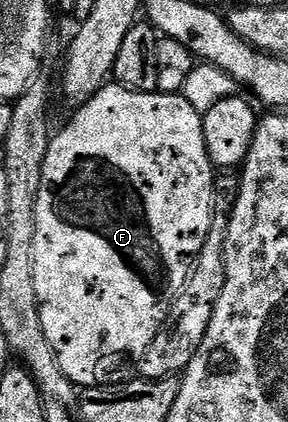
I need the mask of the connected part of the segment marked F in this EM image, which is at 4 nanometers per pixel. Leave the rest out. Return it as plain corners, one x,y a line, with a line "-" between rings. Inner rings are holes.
109,82
94,97
90,97
90,101
86,101
81,107
75,108
71,112
72,120
65,125
64,128
57,130
52,136
48,152
46,153
46,161
42,165
42,189
38,189
38,209
36,210
36,232
34,233
34,293
38,293
38,301
40,302
40,320
42,321
42,329
46,333
46,341
50,341
50,345
54,349
54,353
58,357
58,365
62,369
62,373
66,373
66,377
70,377
70,381
75,383
77,388
86,387
106,387
110,383
121,382
124,370
133,363
139,364
143,360
144,354
148,352
148,346
154,341
154,337
160,332
160,328
168,322
172,309
172,302
176,300
180,290
184,288
184,282
188,280
192,274
192,264
196,261
202,245
208,242
208,234
214,222
214,168
212,158
208,155
206,147
206,137
204,136
204,116
197,111
196,105
189,99
185,99
183,94
165,95
159,90
155,91
132,91
129,87
121,87
119,83

